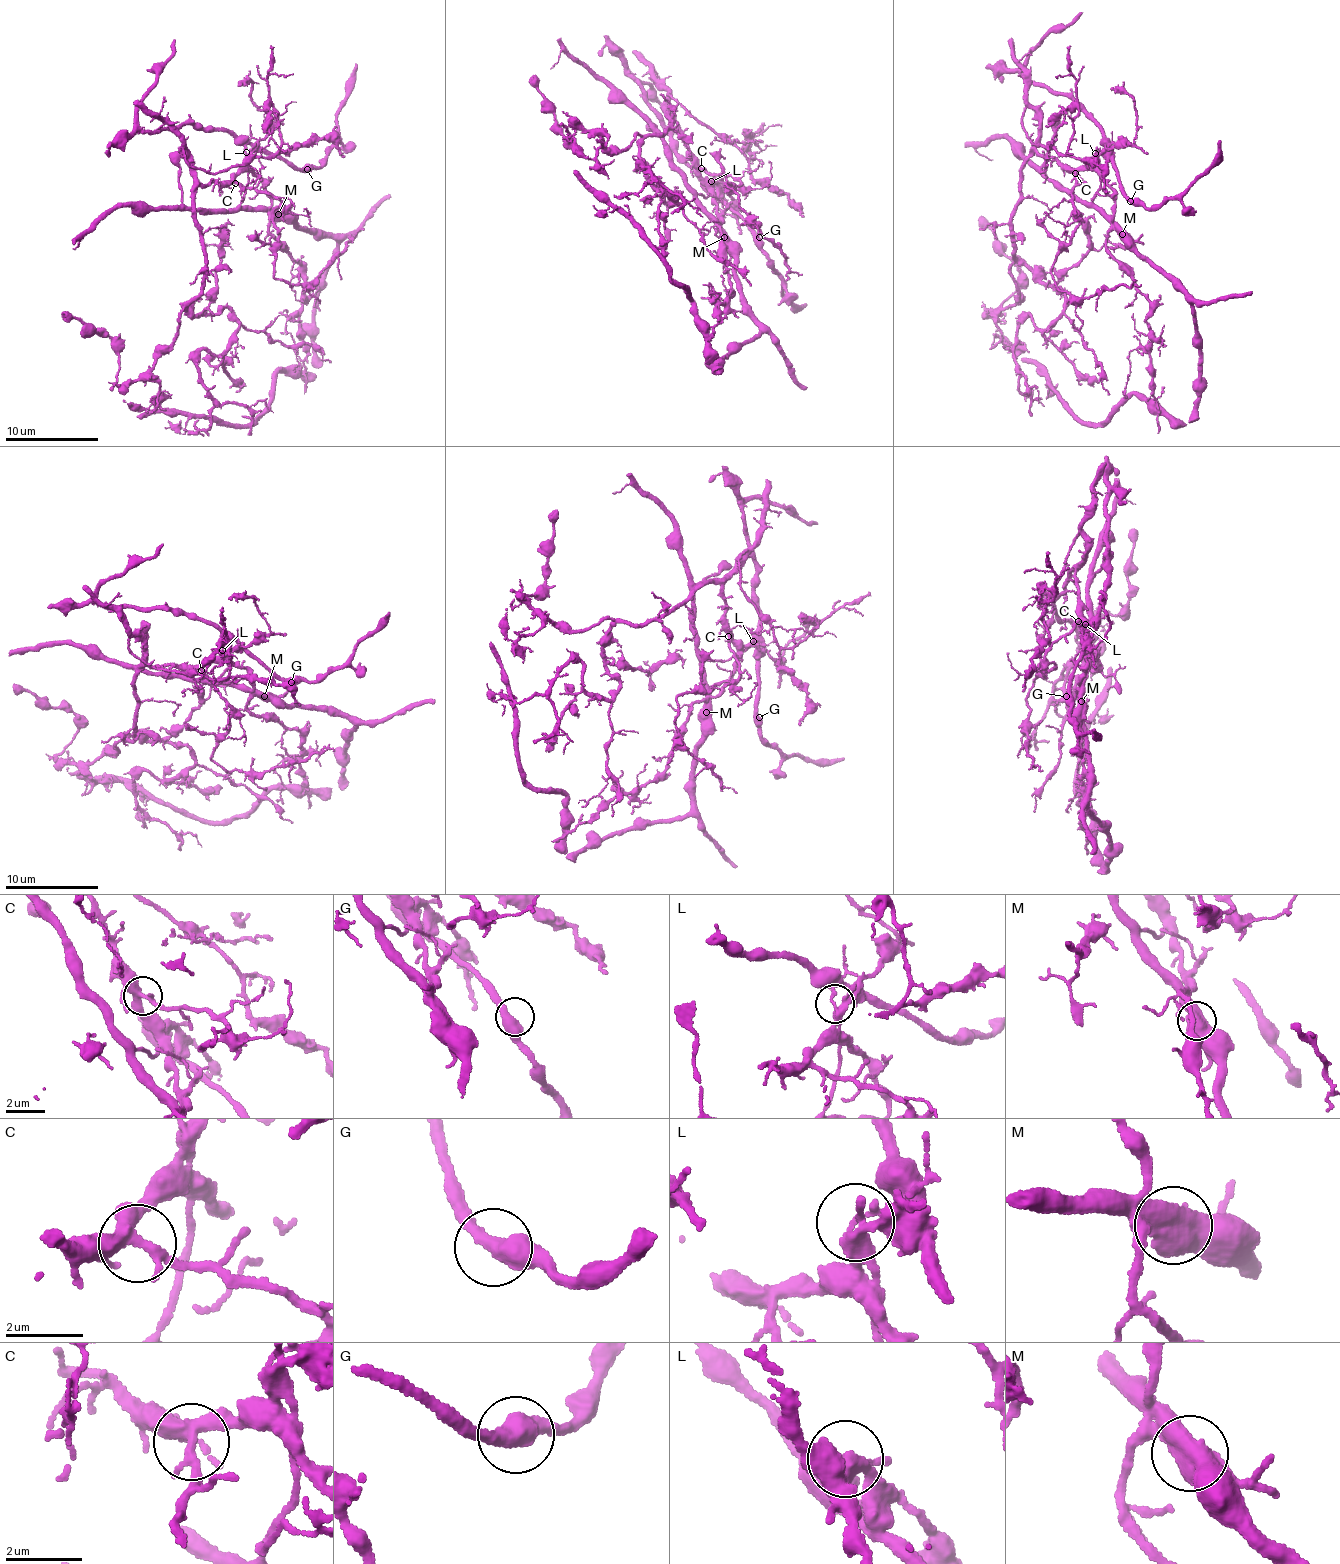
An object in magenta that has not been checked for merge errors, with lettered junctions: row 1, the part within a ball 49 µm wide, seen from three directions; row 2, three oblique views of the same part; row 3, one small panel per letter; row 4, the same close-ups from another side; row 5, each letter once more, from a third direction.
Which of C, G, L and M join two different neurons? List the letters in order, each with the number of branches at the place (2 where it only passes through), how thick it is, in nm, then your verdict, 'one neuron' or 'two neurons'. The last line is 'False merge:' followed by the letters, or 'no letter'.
C: 4 | 360 nm | one neuron
G: 2 | 480 nm | one neuron
L: 4 | 260 nm | two neurons
M: 2 | 700 nm | two neurons
False merge: L, M

